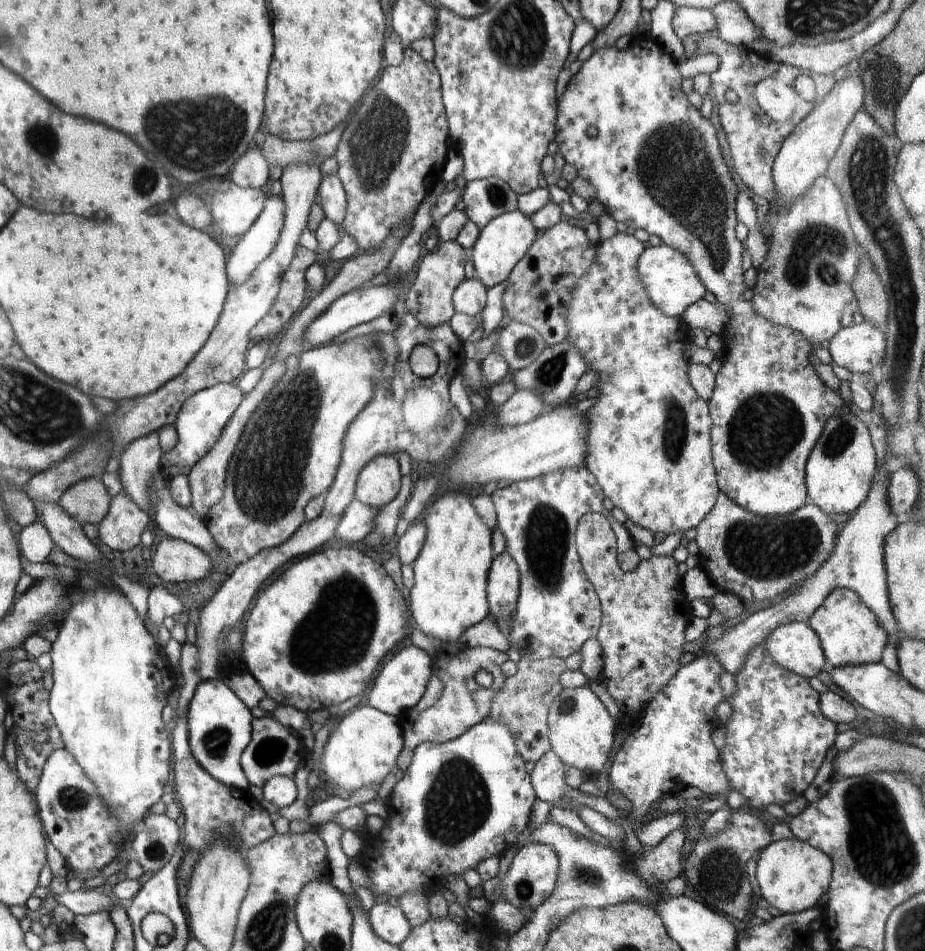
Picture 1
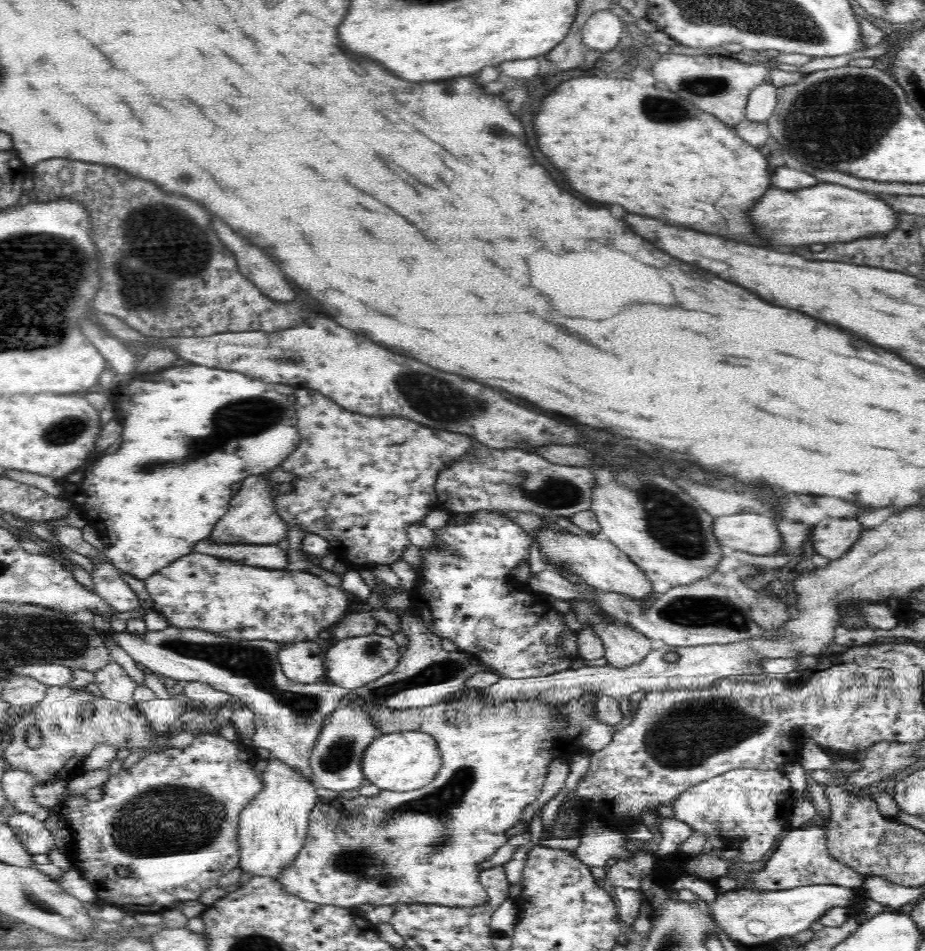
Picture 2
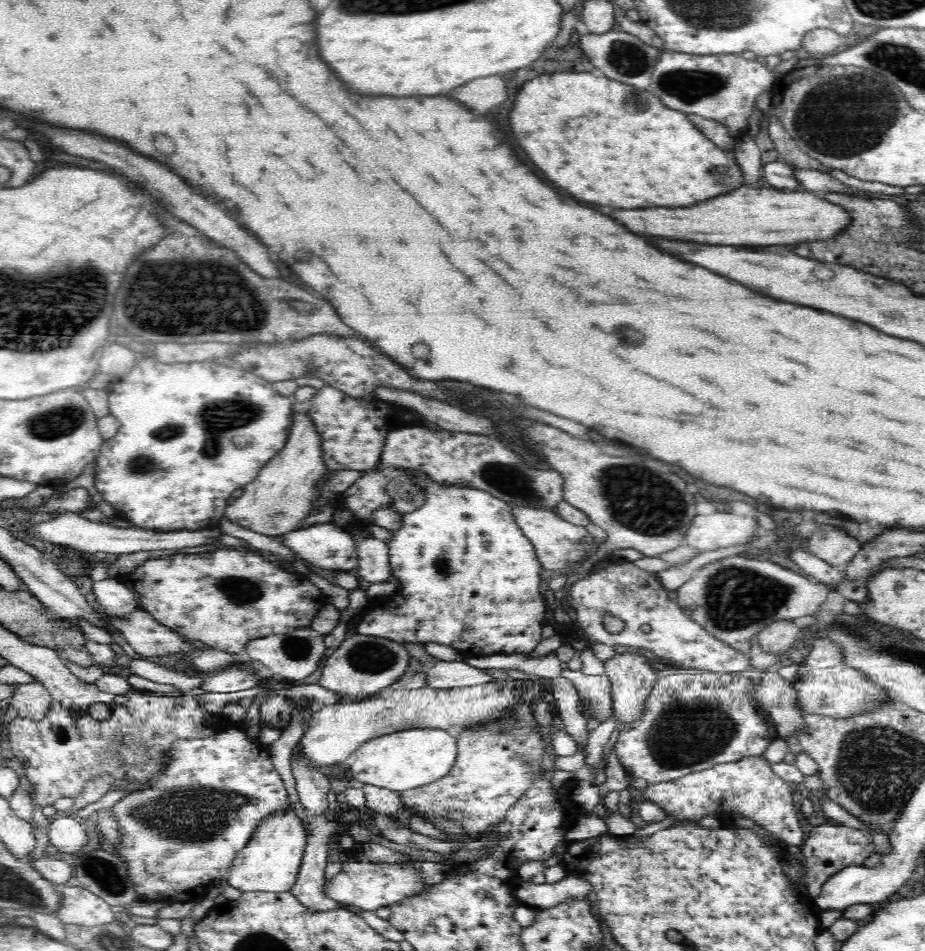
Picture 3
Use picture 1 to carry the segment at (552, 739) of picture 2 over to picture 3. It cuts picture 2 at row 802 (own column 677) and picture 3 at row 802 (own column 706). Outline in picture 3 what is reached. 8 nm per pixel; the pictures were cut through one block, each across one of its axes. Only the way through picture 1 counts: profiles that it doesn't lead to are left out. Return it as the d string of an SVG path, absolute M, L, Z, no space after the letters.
M470 728L457 734L458 756L454 766L446 776L421 787L400 792L400 800L406 807L412 807L418 815L425 819L452 819L461 824L470 836L478 837L490 828L504 822L508 809L517 802L530 783L542 772L546 765L542 764L544 754L544 741L538 733L538 728Z

